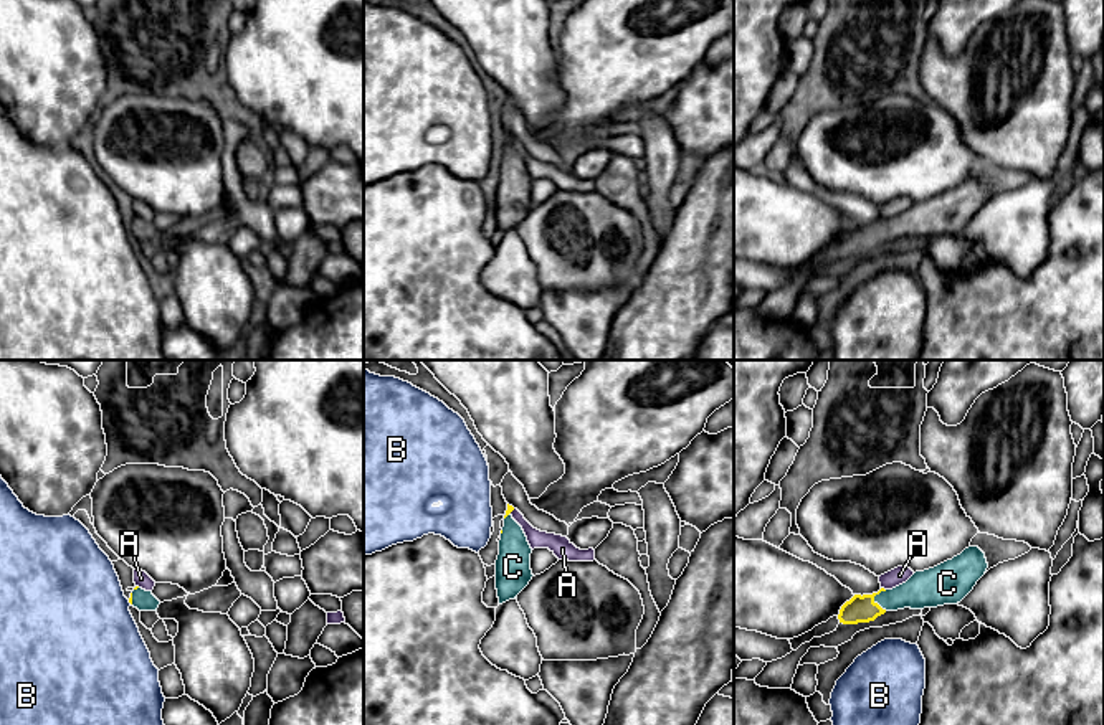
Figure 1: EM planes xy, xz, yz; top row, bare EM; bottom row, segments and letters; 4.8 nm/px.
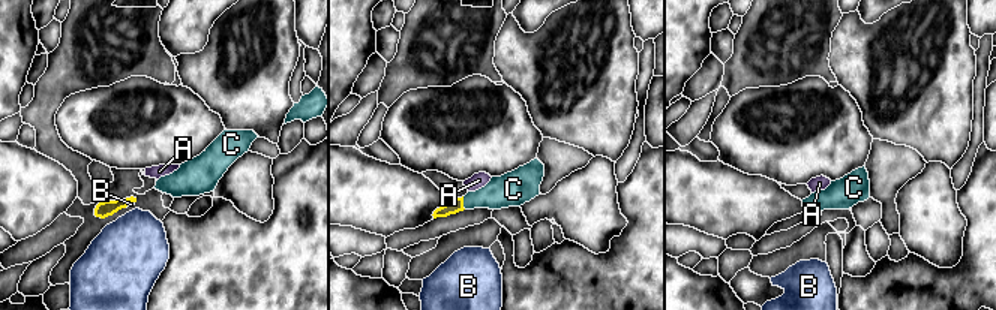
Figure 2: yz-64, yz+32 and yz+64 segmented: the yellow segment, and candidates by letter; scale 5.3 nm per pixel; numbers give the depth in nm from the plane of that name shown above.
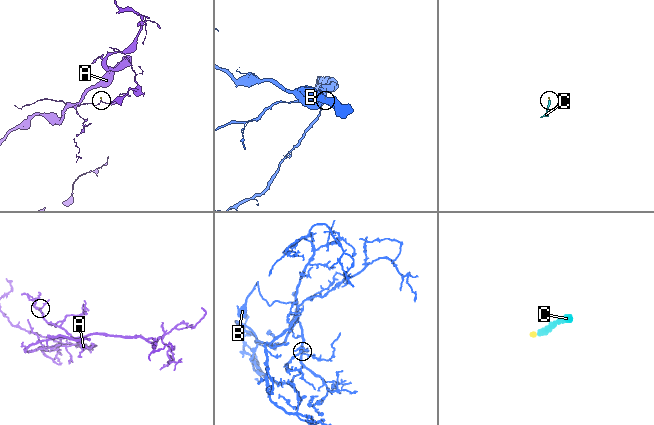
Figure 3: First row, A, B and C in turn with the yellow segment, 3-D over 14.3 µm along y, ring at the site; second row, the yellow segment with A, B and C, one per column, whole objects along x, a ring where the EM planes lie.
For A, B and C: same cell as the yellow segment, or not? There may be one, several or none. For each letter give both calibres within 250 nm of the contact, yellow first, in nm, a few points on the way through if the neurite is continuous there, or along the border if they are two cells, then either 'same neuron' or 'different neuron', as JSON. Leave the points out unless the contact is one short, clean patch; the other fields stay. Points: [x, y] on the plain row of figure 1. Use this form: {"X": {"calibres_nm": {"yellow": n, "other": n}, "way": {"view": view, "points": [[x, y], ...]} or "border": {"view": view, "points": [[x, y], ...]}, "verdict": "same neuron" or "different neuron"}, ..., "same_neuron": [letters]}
{"A": {"calibres_nm": {"yellow": 130, "other": 90}, "border": {"view": "yz", "points": [[881, 217], [885, 220]]}, "verdict": "different neuron"}, "B": {"calibres_nm": {"yellow": 20, "other": 480}, "verdict": "different neuron"}, "C": {"calibres_nm": {"yellow": 130, "other": 180}, "way": {"view": "yz", "points": [[860, 238], [876, 233], [918, 223], [924, 218]]}, "verdict": "same neuron"}, "same_neuron": ["C"]}

